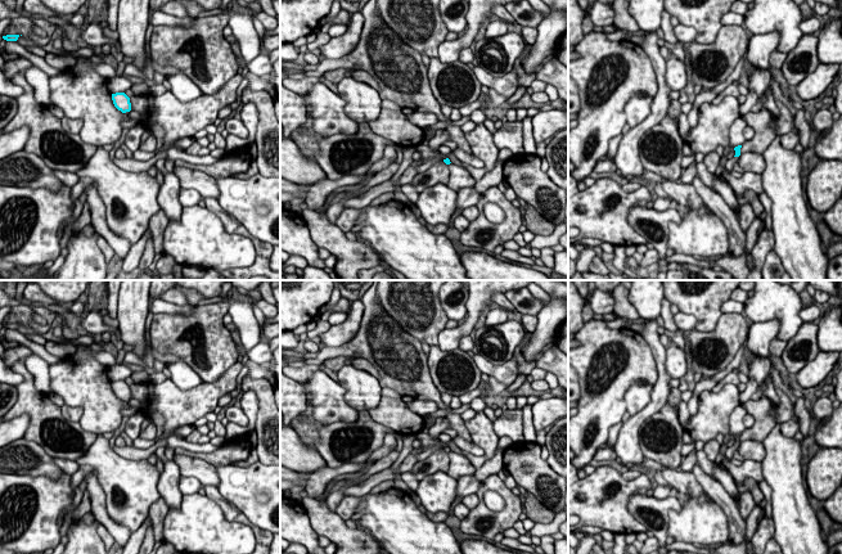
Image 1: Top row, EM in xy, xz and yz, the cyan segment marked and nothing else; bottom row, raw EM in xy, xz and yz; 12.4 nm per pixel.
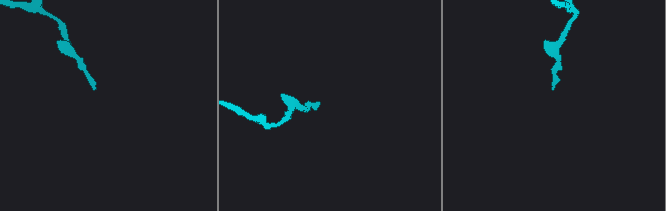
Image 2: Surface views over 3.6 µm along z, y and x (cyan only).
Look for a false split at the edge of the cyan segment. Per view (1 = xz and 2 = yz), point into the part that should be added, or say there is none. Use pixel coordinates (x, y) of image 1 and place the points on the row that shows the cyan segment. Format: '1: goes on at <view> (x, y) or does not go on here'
1: does not go on here
2: goes on at yz (729, 165)

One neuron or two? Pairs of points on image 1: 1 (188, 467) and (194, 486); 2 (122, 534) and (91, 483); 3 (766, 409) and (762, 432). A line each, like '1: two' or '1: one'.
1: two
2: one
3: one

